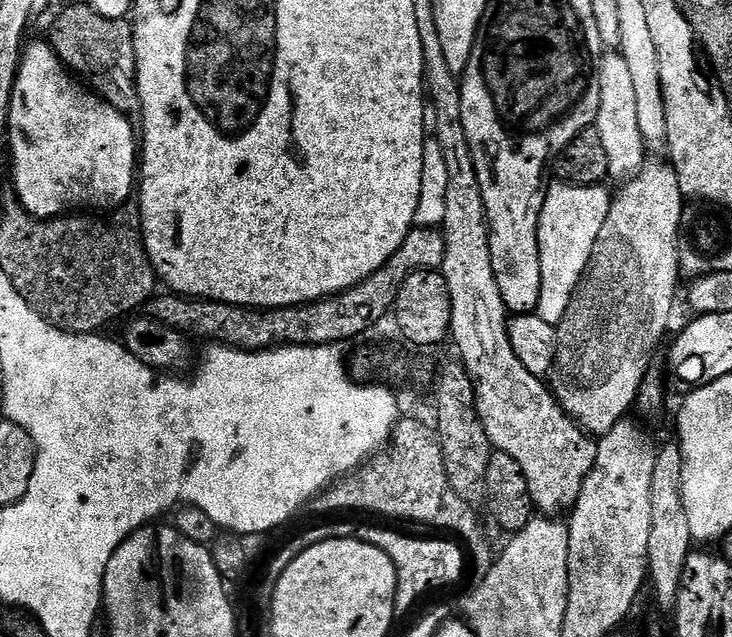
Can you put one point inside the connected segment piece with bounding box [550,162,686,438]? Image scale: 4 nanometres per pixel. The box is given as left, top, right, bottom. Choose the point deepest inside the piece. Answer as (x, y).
(604, 345)

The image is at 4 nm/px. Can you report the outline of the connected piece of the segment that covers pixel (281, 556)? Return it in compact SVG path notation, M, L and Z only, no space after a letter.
M324 524L321 528L306 529L301 536L294 537L289 544L282 545L273 554L272 561L269 562L268 569L264 572L264 581L258 585L259 591L273 592L278 578L286 570L286 566L290 566L290 562L294 562L294 558L298 558L298 554L310 550L310 546L314 546L318 542L335 539L361 540L378 546L382 550L386 550L386 554L390 554L390 562L394 562L398 574L396 614L400 618L403 618L431 588L444 588L447 584L454 583L464 572L465 549L455 539L419 540L416 536L403 536L402 533L395 532L392 528L375 528L372 524Z

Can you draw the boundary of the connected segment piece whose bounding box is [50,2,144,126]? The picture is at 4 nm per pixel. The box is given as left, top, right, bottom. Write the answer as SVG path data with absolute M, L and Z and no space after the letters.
M87 3L72 4L60 12L52 24L52 49L91 91L118 110L133 126L143 125L144 111L136 89L136 38L127 19L111 20L88 7Z

